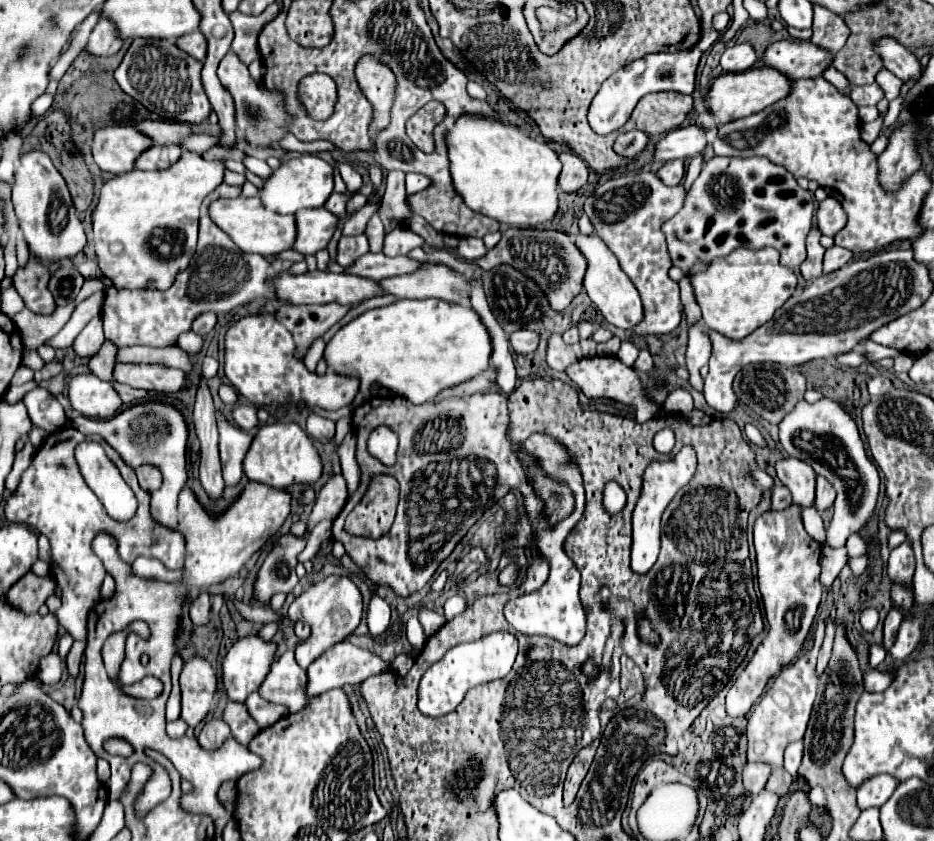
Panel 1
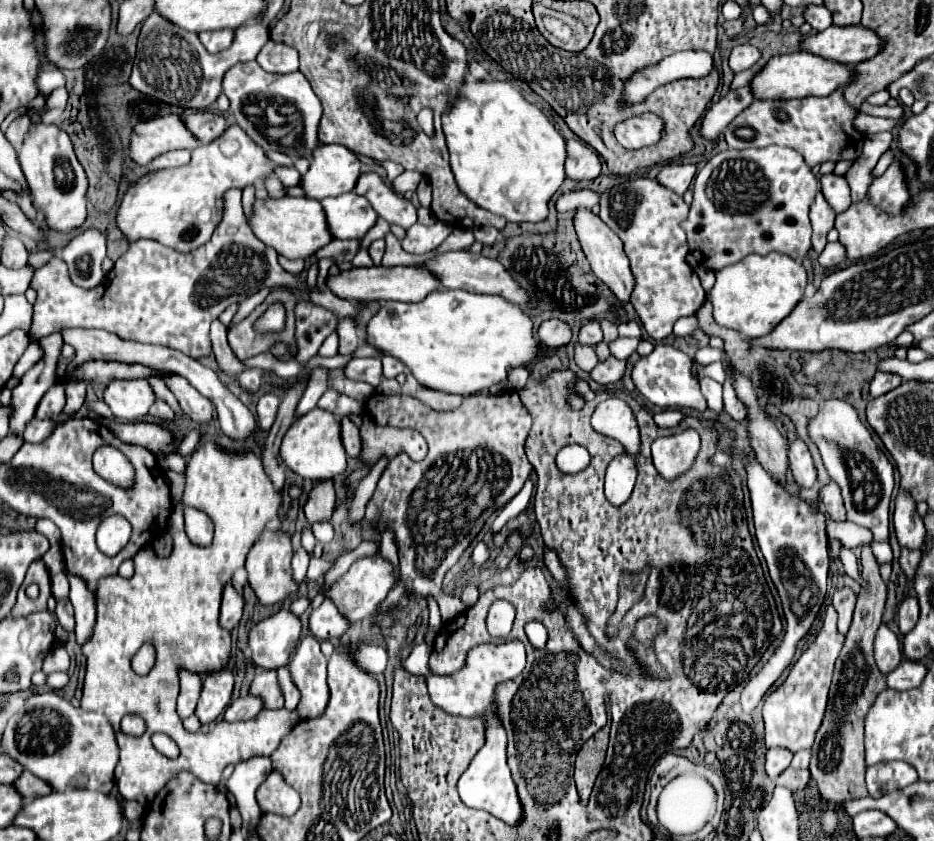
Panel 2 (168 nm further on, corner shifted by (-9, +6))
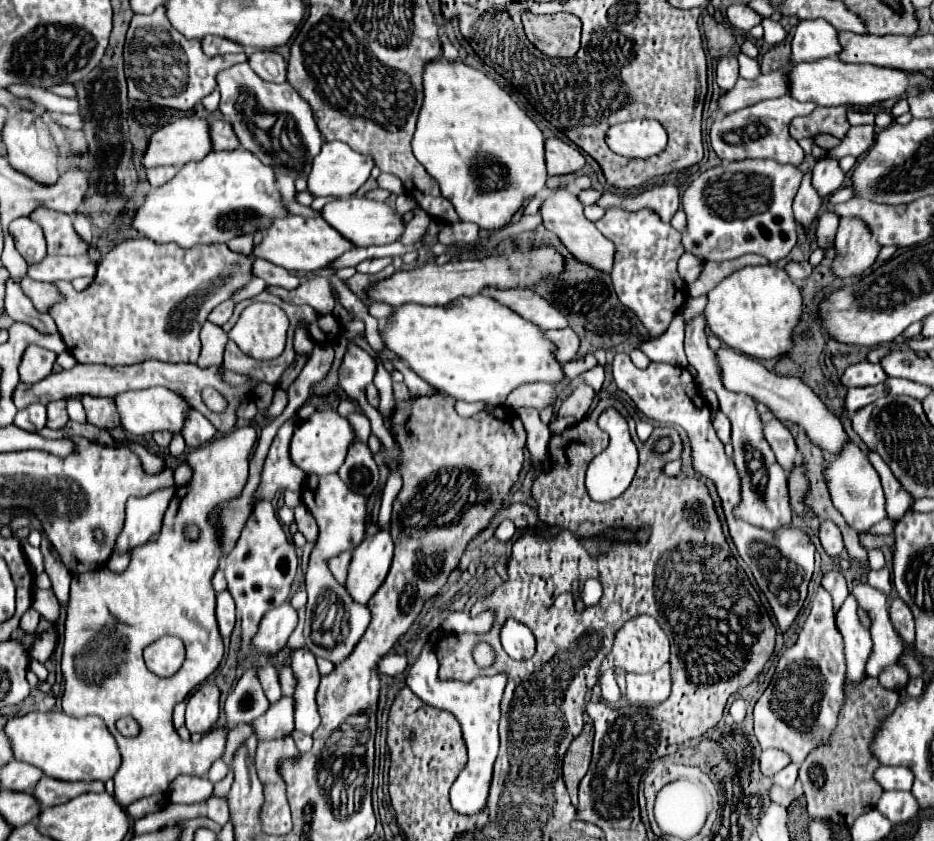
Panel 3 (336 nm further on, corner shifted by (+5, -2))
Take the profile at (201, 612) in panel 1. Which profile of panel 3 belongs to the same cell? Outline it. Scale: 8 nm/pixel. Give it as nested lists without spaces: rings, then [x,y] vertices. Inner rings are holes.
[[[229,591],[217,595],[217,621],[223,639],[227,639],[235,627],[235,601]]]

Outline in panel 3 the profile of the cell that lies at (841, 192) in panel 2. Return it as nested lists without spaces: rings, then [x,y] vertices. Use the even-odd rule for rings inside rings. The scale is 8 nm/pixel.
[[[823,155],[815,161],[813,185],[821,197],[827,197],[833,191],[837,191],[837,187],[841,187],[841,183],[843,183],[843,177],[845,177],[845,173],[839,167],[839,161],[835,157]]]

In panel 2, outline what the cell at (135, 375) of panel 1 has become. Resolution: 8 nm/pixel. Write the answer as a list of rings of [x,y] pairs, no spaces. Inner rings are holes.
[[[159,371],[159,377],[171,389],[171,393],[175,395],[175,399],[179,401],[179,407],[185,411],[185,415],[189,415],[199,425],[211,421],[211,417],[213,417],[213,403],[207,397],[199,395],[199,391],[195,391],[179,375],[171,375],[171,373]]]

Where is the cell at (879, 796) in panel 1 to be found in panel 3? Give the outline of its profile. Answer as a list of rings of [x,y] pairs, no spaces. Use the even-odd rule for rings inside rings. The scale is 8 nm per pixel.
[[[883,765],[883,767],[877,769],[875,779],[881,781],[881,787],[883,787],[885,791],[891,791],[891,789],[909,791],[911,785],[913,785],[913,771],[909,771],[907,767]]]

